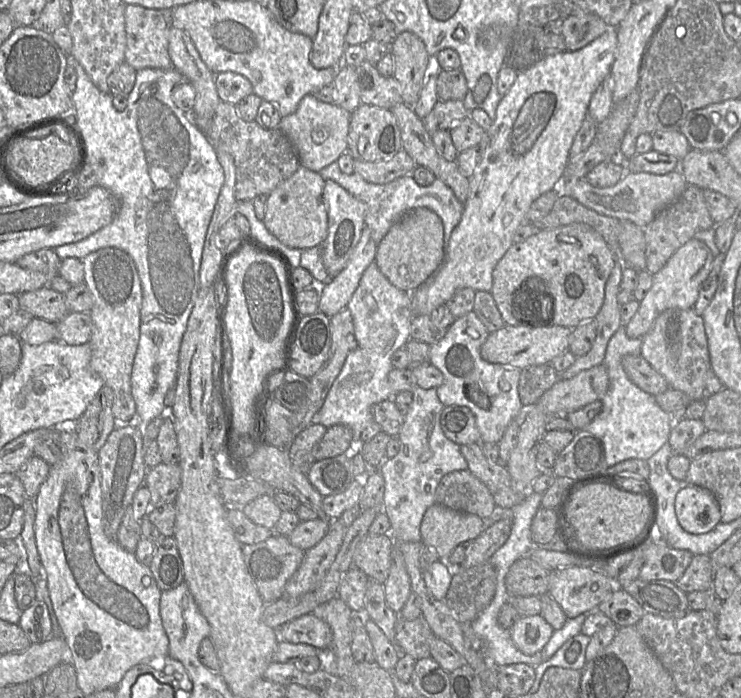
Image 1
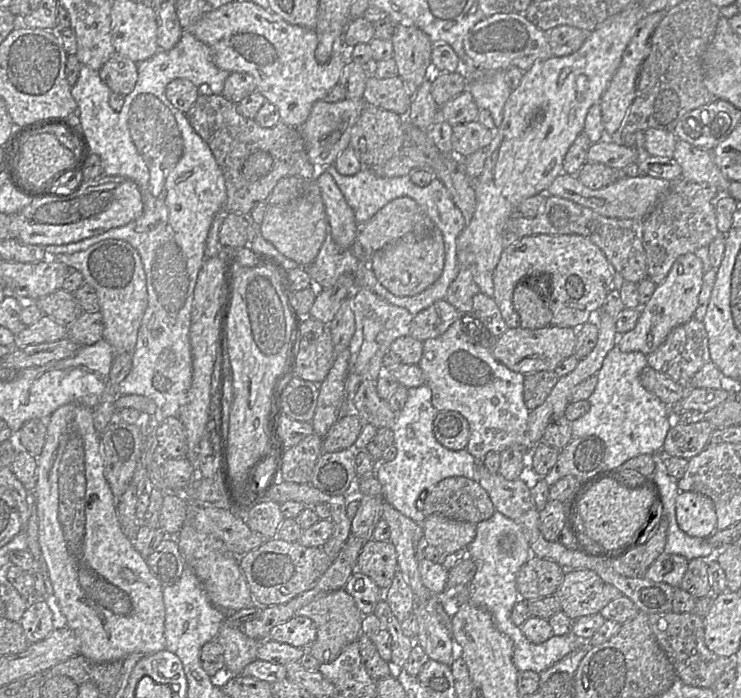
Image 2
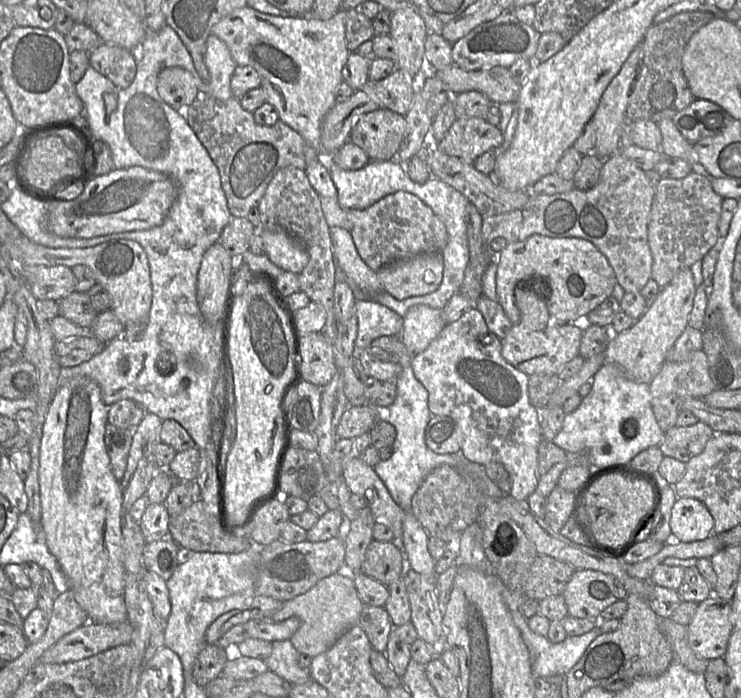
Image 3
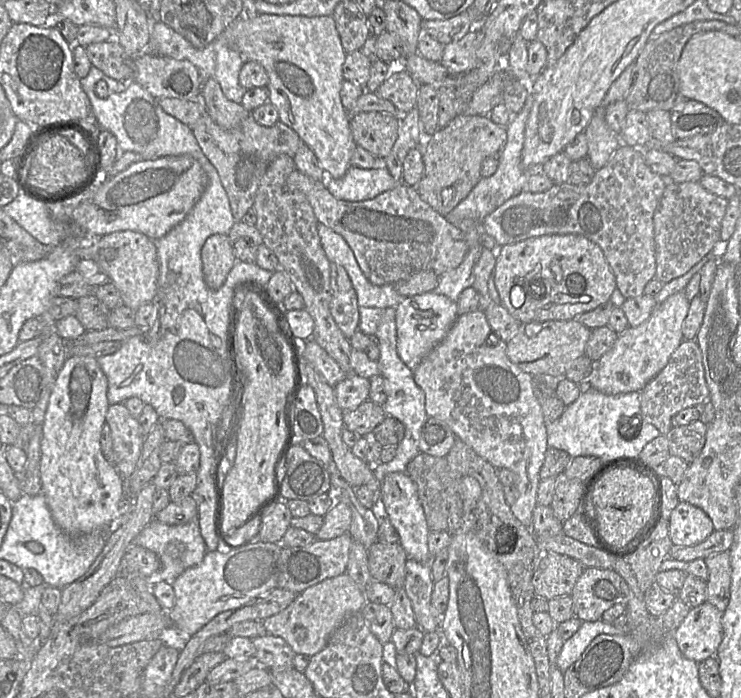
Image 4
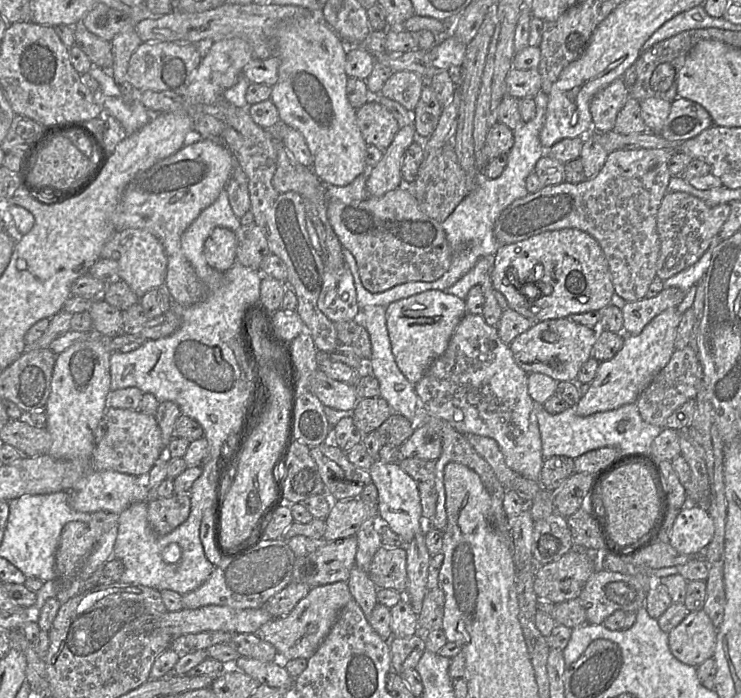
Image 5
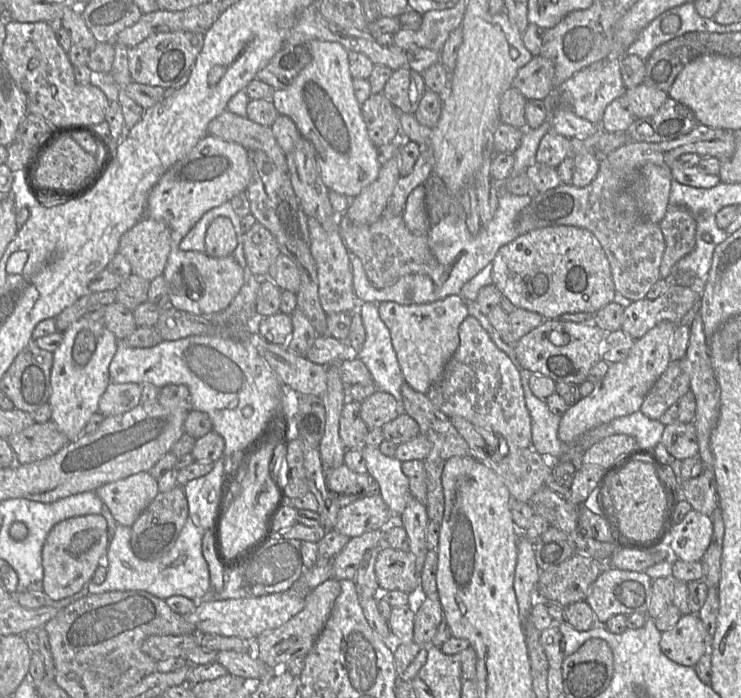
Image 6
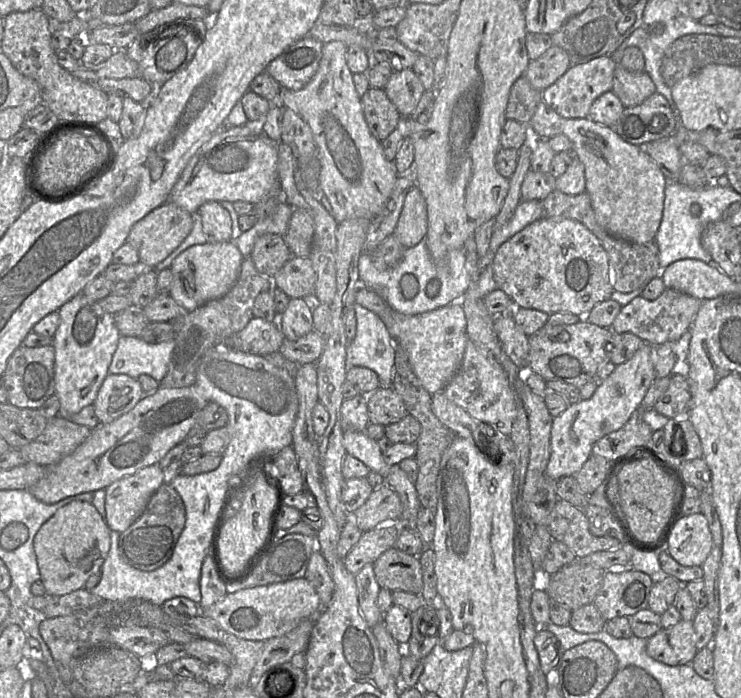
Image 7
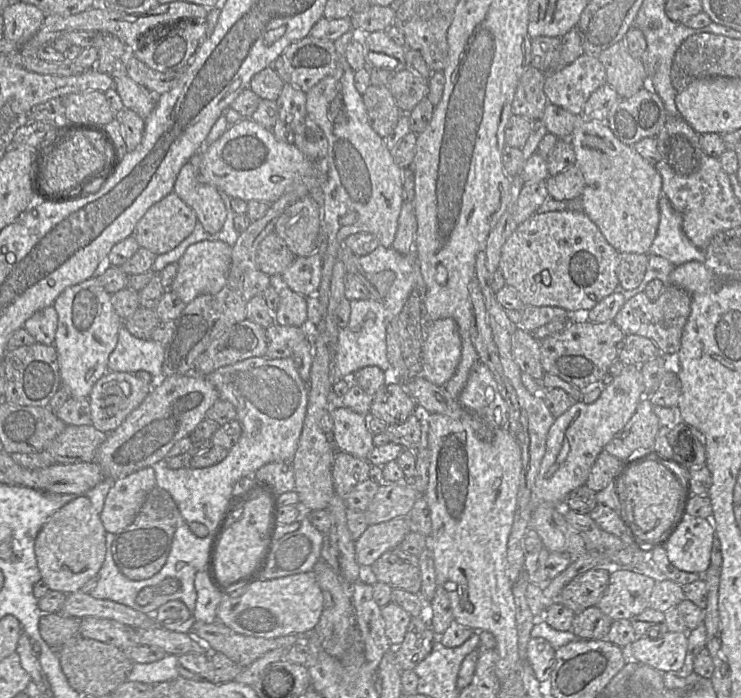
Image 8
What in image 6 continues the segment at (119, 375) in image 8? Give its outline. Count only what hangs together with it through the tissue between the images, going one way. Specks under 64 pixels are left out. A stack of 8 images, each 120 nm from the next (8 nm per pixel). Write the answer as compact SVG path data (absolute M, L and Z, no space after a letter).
M109 383L99 400L98 412L116 416L128 412L140 404L141 388L137 383Z

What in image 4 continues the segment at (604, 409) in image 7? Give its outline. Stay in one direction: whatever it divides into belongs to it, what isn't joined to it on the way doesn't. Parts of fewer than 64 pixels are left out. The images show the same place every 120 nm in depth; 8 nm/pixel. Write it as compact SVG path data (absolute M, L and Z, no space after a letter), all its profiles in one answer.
M684 291L677 292L660 303L645 322L637 327L628 327L619 334L612 348L595 363L592 387L607 395L641 392L666 366L682 342L682 327L689 306L690 301Z

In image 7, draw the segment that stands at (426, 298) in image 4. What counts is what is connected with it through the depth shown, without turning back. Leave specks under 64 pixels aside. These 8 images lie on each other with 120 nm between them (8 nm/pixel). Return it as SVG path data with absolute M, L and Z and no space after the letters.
M361 286L355 302L380 317L395 343L407 353L412 369L425 390L430 395L443 392L462 364L468 341L461 301L422 314L405 315L393 310L374 291Z

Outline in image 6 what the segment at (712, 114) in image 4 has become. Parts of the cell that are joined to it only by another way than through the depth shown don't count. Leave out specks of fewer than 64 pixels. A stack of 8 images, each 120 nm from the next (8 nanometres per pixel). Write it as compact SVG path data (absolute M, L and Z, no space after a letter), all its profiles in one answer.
M668 97L653 116L636 118L625 133L630 141L663 142L686 135L698 125L690 108Z

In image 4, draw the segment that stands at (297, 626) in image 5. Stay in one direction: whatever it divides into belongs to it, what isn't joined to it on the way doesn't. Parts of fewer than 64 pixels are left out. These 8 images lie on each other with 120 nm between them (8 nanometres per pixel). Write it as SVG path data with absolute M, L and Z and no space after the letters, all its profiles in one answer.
M347 573L327 578L299 593L283 611L261 622L263 632L284 639L295 654L314 656L325 648L333 632L367 602Z

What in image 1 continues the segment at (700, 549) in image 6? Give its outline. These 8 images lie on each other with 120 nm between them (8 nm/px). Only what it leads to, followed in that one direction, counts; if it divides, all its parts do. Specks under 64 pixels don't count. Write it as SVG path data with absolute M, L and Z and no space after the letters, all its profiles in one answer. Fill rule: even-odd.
M684 484L683 488L677 493L675 499L675 512L679 524L688 533L704 534L713 530L721 521L721 513L719 504L714 495L707 489ZM705 512L710 515L710 521L702 521L701 518Z

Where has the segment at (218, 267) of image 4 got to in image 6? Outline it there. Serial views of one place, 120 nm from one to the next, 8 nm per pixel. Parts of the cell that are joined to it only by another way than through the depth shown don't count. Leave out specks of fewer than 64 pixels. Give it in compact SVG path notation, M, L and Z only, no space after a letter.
M227 217L215 218L205 235L205 253L214 258L232 256L239 242L239 236Z

